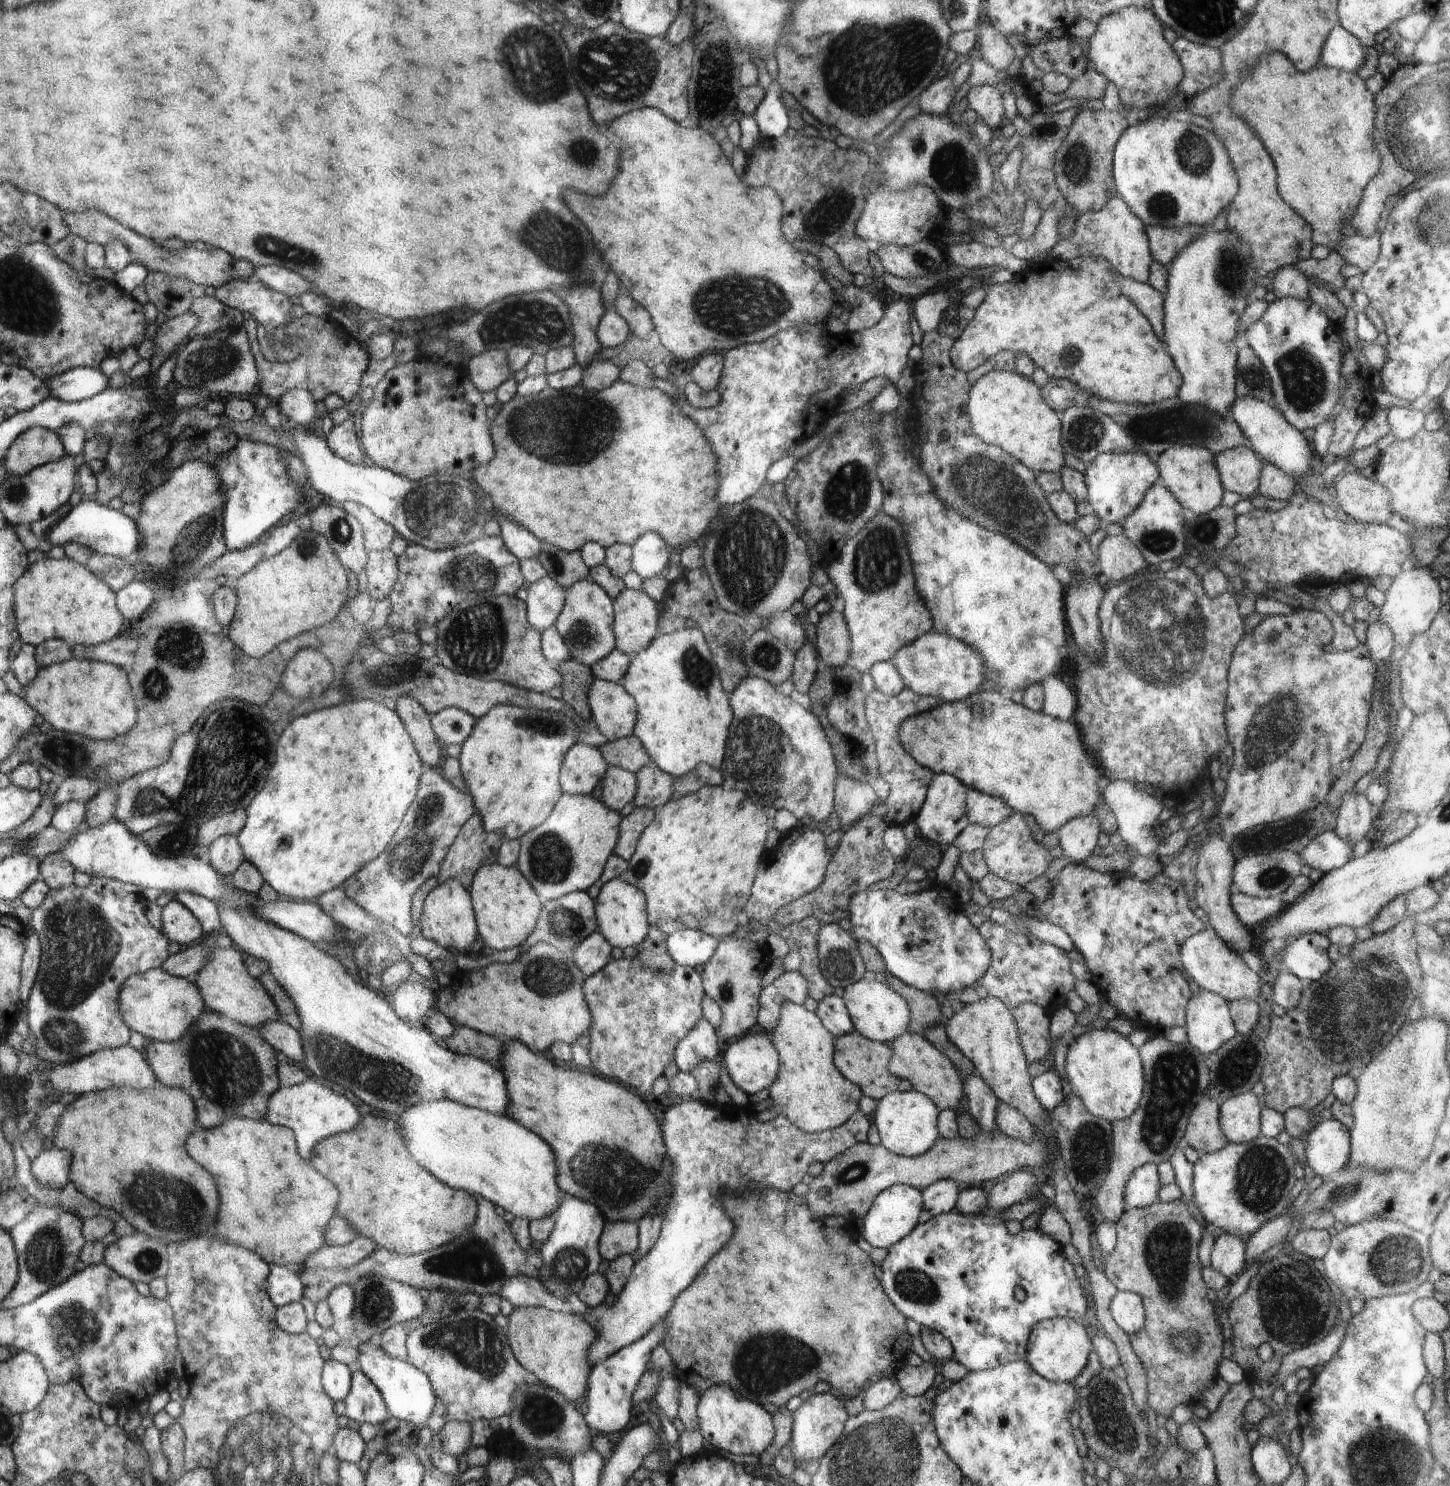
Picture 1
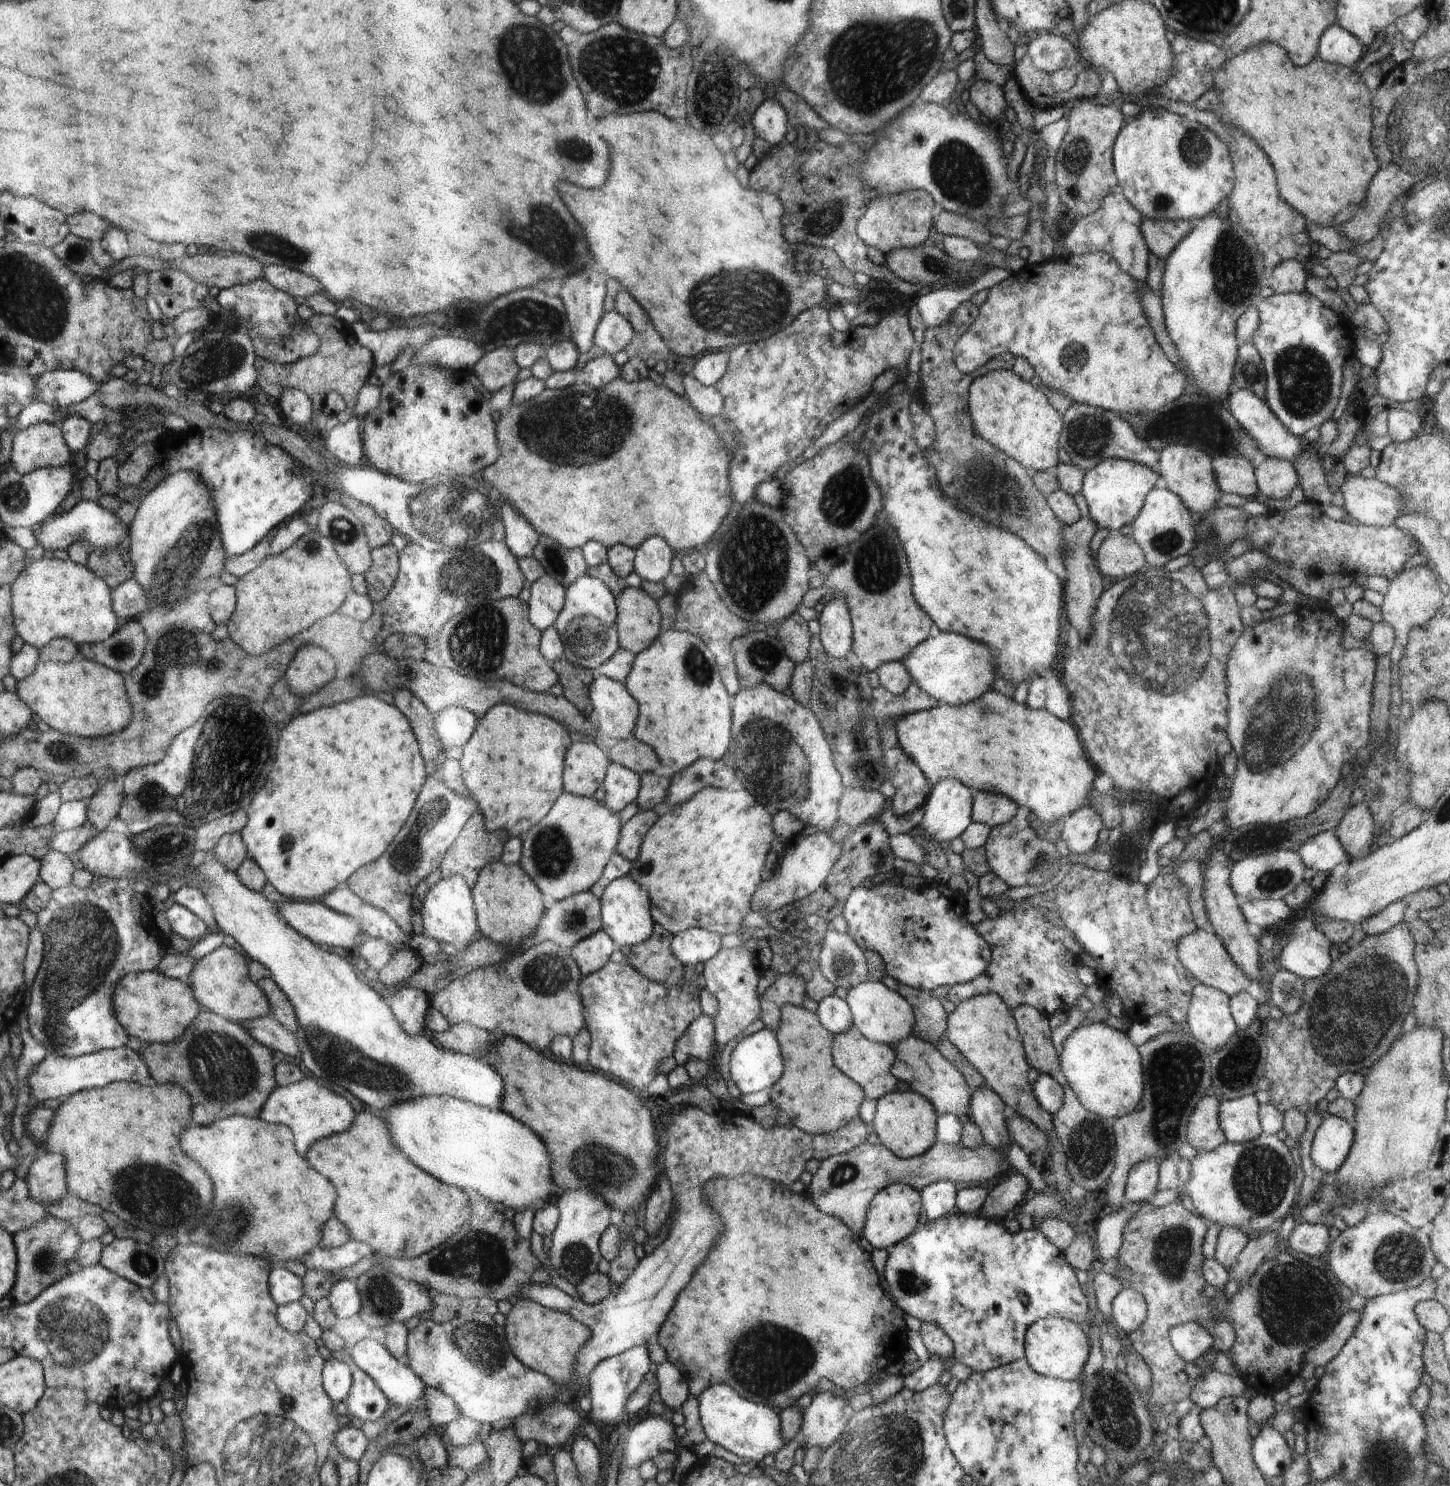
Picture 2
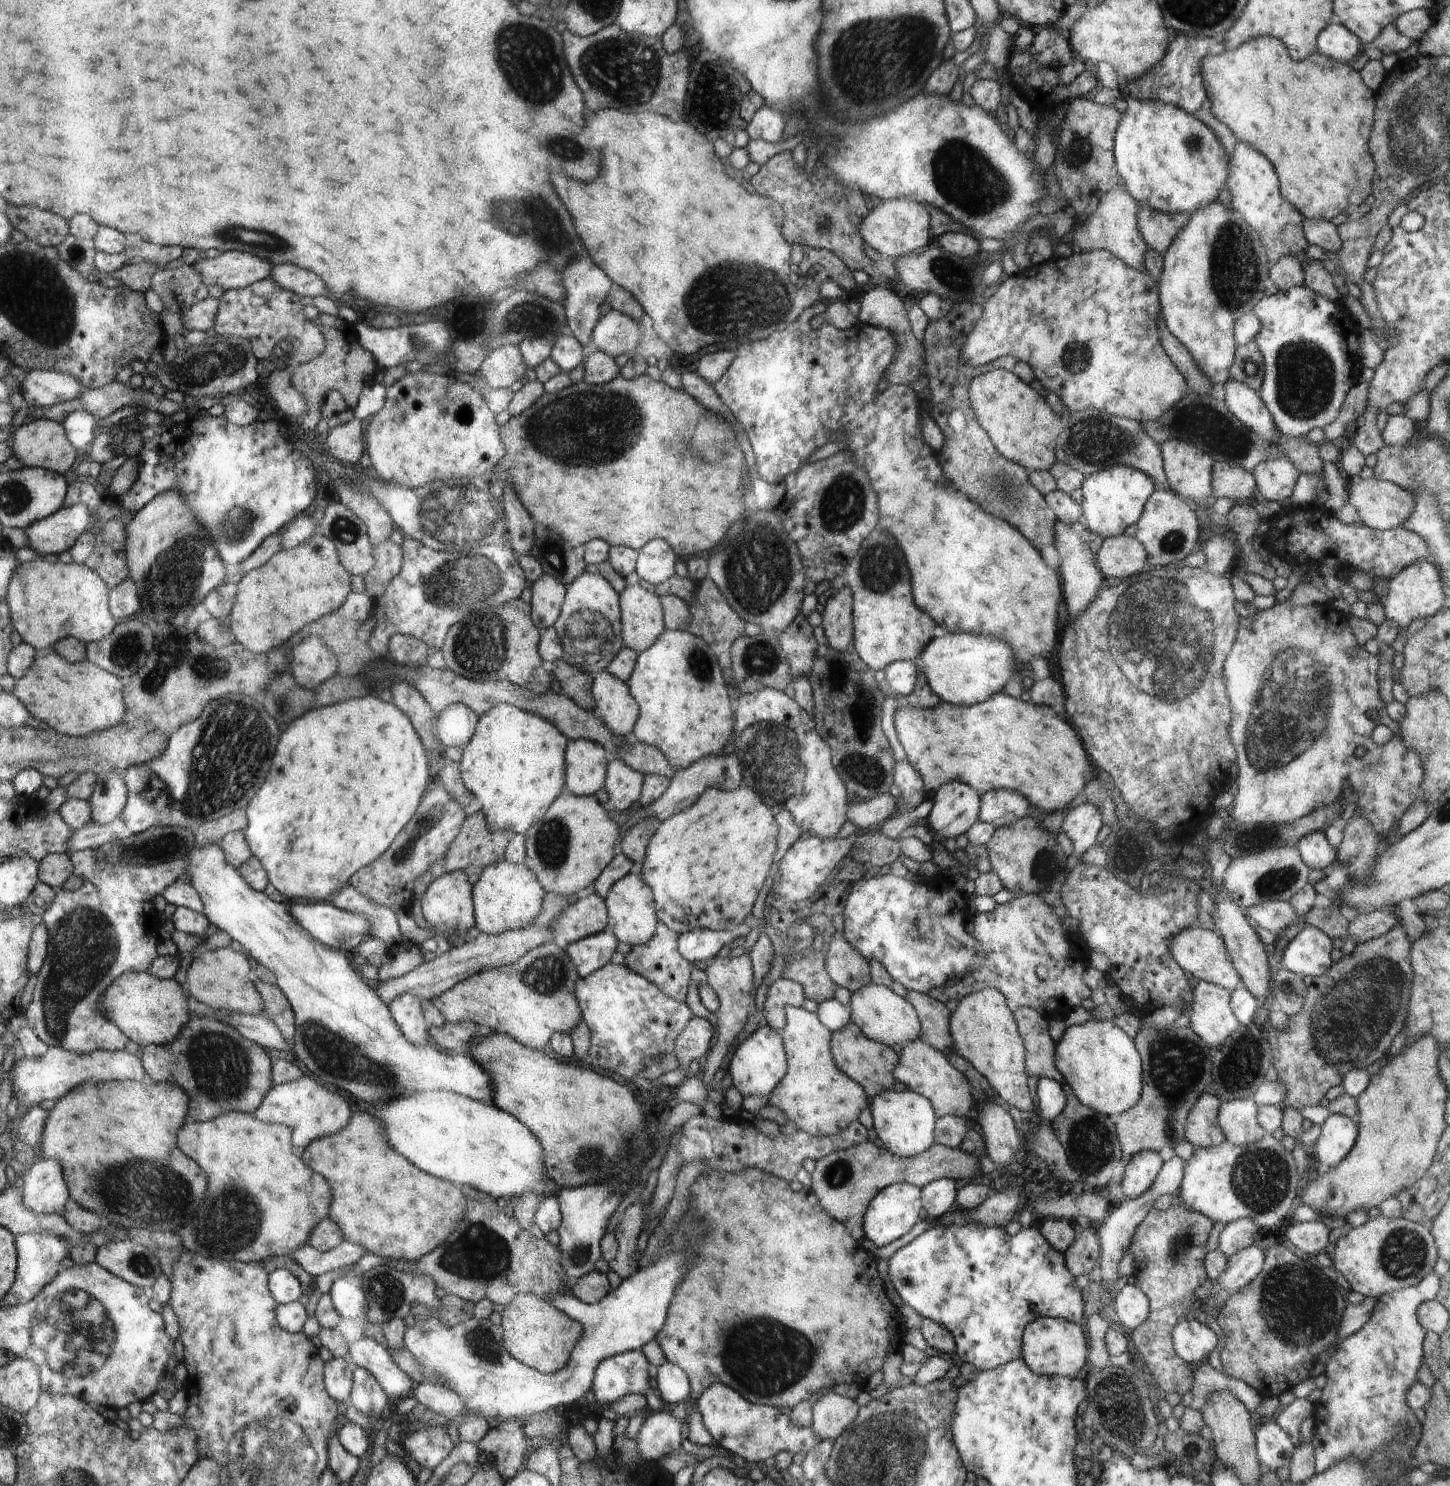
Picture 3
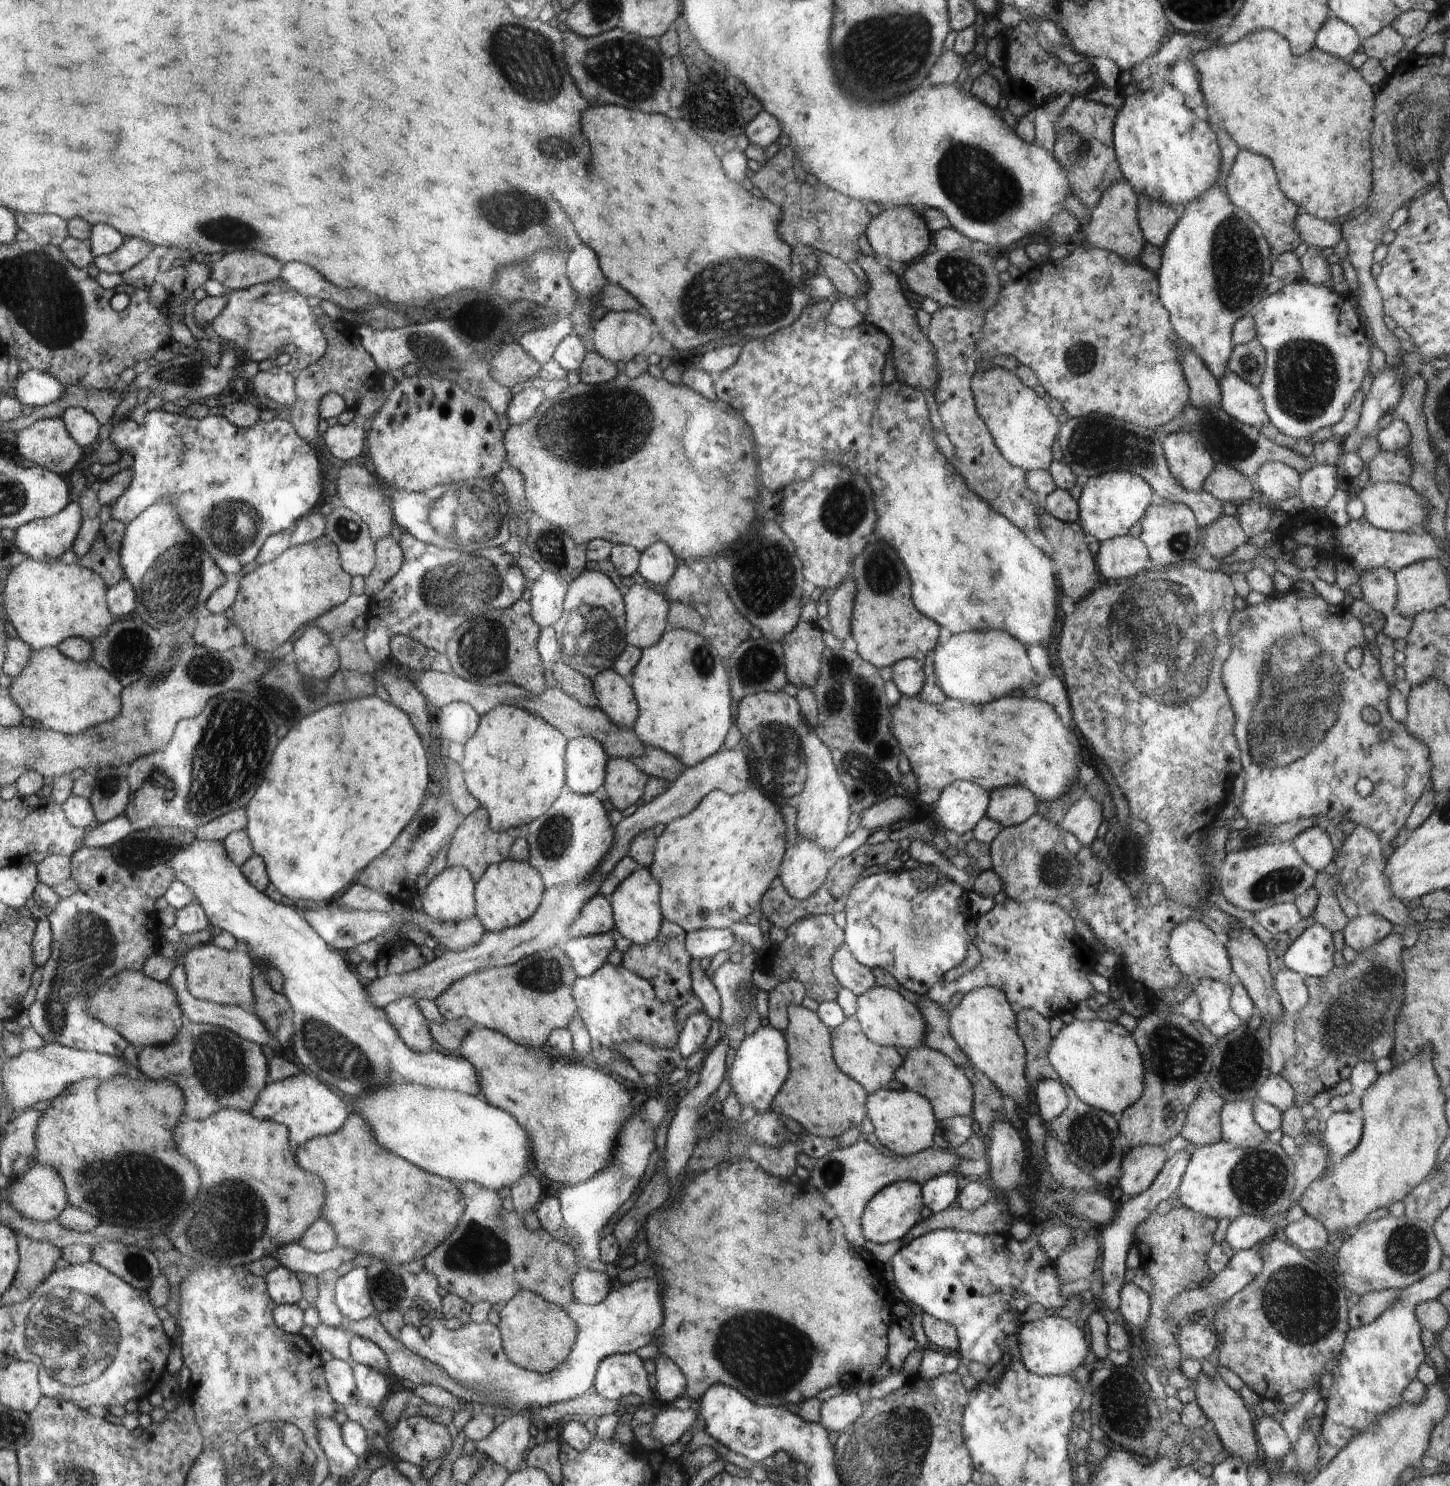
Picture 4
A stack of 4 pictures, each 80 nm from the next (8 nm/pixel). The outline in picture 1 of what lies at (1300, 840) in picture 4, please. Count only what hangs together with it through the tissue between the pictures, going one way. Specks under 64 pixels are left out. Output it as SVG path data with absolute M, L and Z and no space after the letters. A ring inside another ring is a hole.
M1334 831L1316 835L1303 849L1300 856L1310 868L1321 870L1325 875L1343 867L1354 856L1354 845L1340 838Z

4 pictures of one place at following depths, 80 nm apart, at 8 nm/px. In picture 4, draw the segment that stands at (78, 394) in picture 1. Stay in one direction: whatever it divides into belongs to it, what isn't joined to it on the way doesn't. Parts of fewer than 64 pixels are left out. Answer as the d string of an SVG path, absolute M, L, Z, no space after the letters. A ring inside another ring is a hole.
M37 369L19 375L15 386L17 398L24 405L48 406L55 403L62 392L66 390L62 382L58 382L58 378L54 378L48 372L41 372Z

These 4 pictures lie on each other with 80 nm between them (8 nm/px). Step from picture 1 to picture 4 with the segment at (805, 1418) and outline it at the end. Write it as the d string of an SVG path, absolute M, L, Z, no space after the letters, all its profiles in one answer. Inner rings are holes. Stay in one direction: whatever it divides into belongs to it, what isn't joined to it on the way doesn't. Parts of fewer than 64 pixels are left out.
M846 1391L825 1400L820 1404L820 1426L829 1433L842 1433L848 1424L852 1424L862 1414L862 1406L856 1394Z

